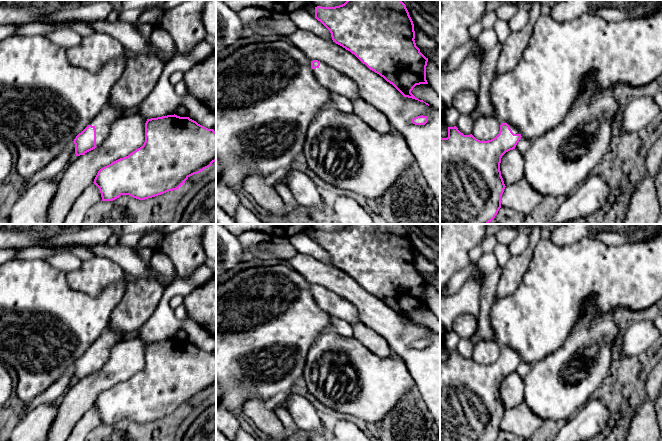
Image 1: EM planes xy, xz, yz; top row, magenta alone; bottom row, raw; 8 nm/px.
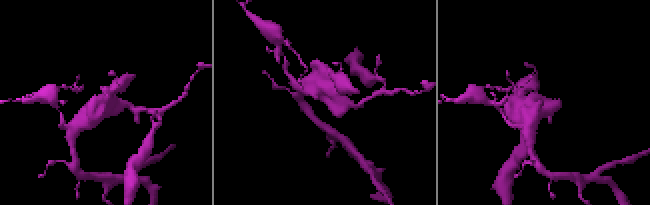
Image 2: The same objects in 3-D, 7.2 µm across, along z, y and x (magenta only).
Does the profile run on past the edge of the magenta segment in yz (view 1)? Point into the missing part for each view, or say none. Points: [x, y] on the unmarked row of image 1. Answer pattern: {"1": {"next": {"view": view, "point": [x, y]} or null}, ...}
{"1": {"next": {"view": "yz", "point": [513, 352]}}}

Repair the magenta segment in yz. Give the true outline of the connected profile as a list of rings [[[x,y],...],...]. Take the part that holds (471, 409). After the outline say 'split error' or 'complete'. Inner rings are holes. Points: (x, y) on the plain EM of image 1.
[[[501,347],[499,358],[488,365],[480,365],[472,358],[464,359],[456,350],[448,351],[448,361],[440,361],[440,441],[495,441],[506,411],[500,395],[501,382],[515,373],[521,361],[520,355],[507,347]]]; split error

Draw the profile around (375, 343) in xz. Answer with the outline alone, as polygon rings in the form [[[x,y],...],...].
[[[361,321],[352,323],[352,327],[353,337],[377,357],[386,358],[393,355],[386,339],[373,329],[367,327]]]

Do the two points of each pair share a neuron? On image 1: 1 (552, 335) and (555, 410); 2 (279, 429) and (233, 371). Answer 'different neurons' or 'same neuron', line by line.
1: different neurons
2: different neurons

